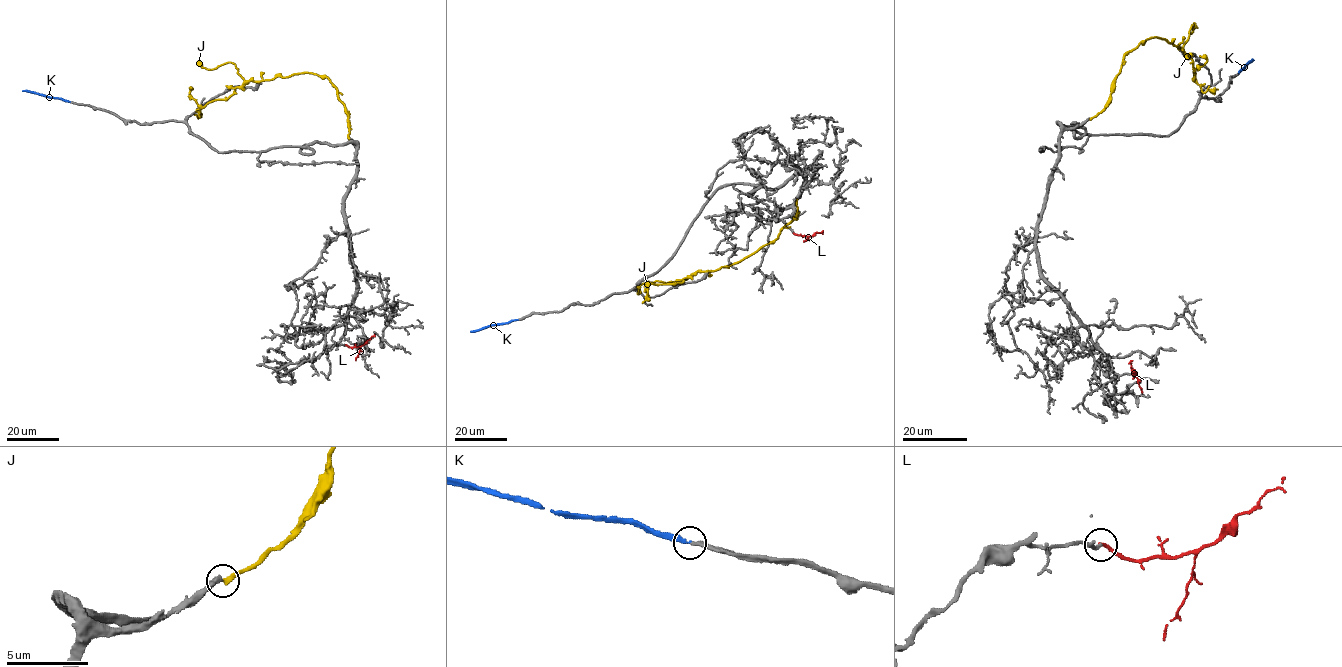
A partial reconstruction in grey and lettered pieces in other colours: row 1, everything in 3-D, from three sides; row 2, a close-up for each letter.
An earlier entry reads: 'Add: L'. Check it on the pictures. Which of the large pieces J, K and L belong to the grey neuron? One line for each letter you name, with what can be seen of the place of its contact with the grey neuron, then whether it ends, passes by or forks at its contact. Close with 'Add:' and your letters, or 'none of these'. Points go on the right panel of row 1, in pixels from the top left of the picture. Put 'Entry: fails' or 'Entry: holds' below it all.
K: contact (1238, 73); it ends
L: contact (1132, 374); it ends
Add: K, L
Entry: fails

